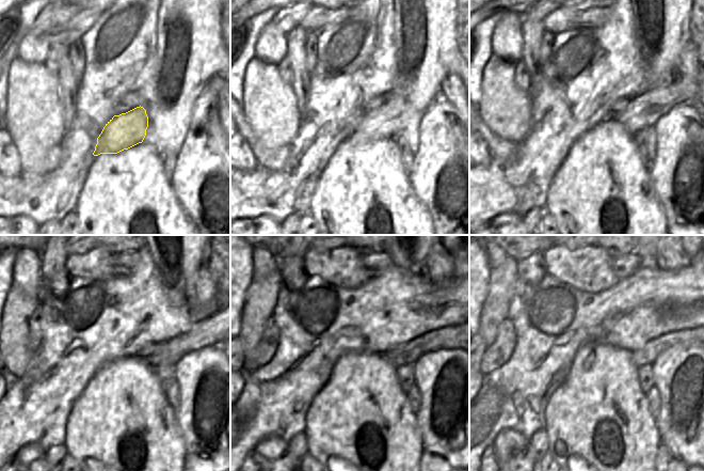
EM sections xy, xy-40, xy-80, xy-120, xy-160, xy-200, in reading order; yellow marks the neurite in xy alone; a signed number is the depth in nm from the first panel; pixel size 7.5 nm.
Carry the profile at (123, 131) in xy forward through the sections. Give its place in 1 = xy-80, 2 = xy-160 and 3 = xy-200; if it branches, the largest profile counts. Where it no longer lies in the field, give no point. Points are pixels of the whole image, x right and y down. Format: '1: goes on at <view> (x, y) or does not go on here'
1: goes on at xy-80 (641, 112)
2: goes on at xy-160 (408, 354)
3: goes on at xy-200 (646, 355)

